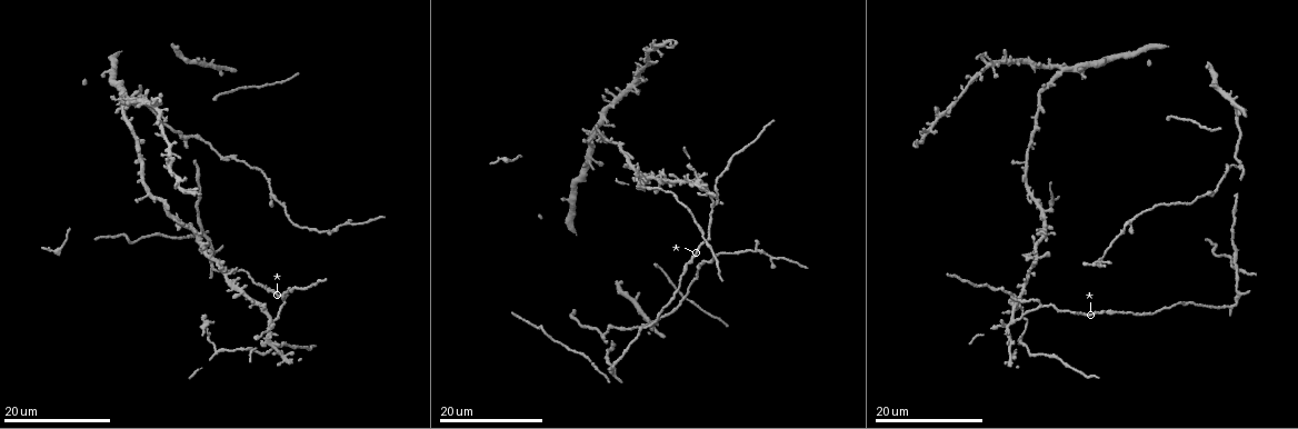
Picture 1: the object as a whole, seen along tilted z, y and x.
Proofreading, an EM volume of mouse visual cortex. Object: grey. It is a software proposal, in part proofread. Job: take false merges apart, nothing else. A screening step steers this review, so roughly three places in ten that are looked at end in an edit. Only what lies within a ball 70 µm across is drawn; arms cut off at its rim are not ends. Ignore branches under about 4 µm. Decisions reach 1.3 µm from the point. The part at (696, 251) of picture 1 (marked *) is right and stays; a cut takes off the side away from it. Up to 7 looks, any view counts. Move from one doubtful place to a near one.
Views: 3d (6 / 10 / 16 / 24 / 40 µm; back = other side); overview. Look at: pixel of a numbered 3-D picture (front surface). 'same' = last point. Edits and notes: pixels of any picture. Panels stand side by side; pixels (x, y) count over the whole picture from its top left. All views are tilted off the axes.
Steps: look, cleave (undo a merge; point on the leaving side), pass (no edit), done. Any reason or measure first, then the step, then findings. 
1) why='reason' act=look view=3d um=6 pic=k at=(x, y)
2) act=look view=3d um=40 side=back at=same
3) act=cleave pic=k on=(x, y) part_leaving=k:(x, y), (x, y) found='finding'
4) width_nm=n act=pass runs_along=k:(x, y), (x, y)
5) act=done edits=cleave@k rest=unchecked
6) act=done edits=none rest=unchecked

why='small branch off a trunk' act=look view=3d um=16 pic=1 at=(271, 333)

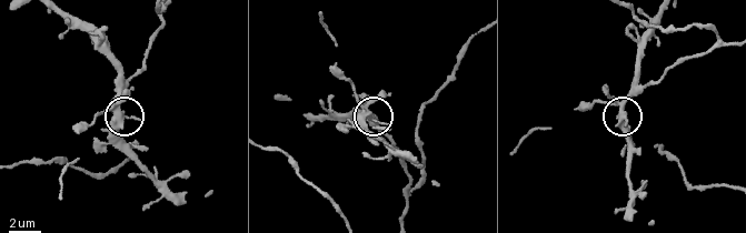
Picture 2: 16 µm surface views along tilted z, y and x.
act=look view=3d um=10 pic=2 at=(367, 112)

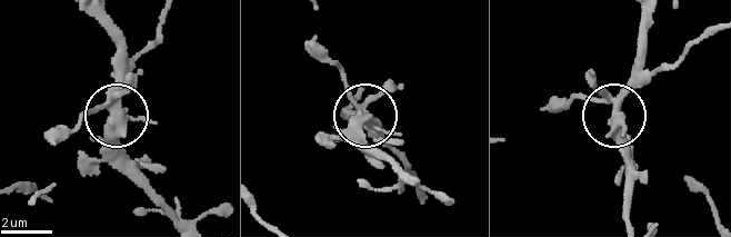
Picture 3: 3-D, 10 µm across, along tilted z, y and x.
act=look view=3d um=10 side=back pic=3 at=(617, 115)

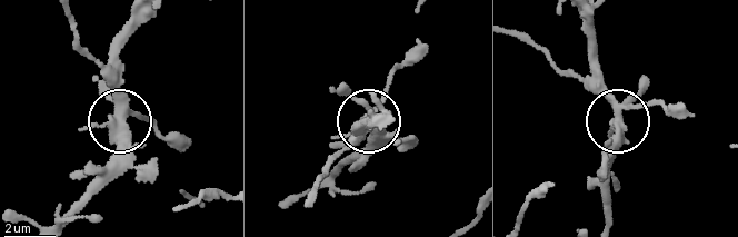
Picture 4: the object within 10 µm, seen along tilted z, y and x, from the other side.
side_arm_um=10 act=pass runs_along=4:(511, 30), (552, 63), (576, 72), (618, 118), (660, 105) found='one cell here'

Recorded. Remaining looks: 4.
why='small branch off a trunk' act=look view=3d um=16 pic=1 at=(646, 187)

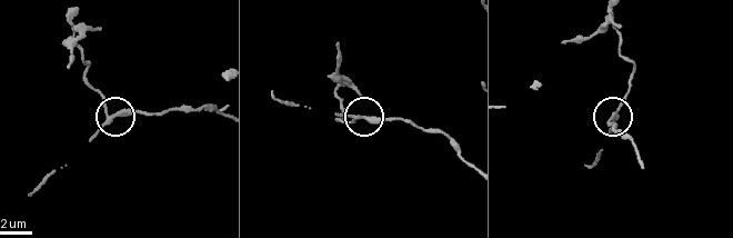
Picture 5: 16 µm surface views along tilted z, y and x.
act=look view=3d um=6 pic=5 at=(106, 112)

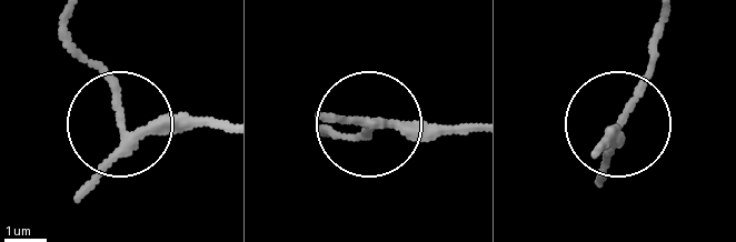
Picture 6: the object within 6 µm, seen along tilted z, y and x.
act=pass found='one cell here'

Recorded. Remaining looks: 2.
why='sudden change in width' act=look view=3d um=16 pic=1 at=(635, 179)

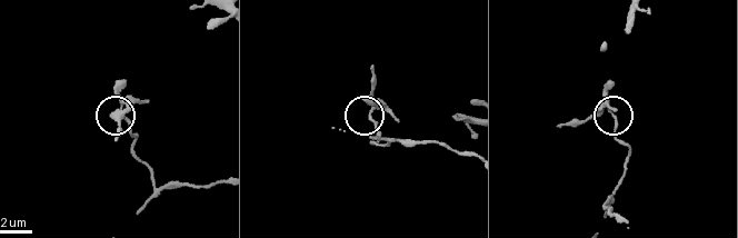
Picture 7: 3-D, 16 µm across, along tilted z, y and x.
act=look view=3d um=10 pic=7 at=(370, 110)

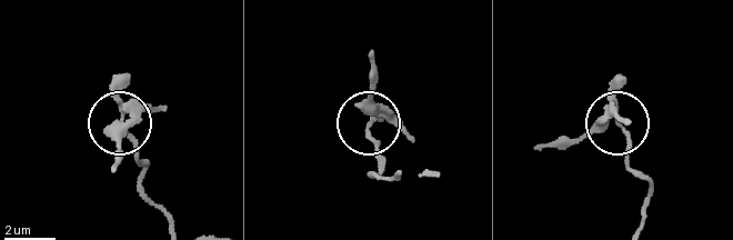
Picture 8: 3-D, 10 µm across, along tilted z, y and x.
act=cleave pic=8 on=(118, 141) part_leaving=8:(126, 106), (113, 169) found='two cells meet here'

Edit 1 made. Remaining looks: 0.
act=done edits=cleave@8 rest=unchecked

